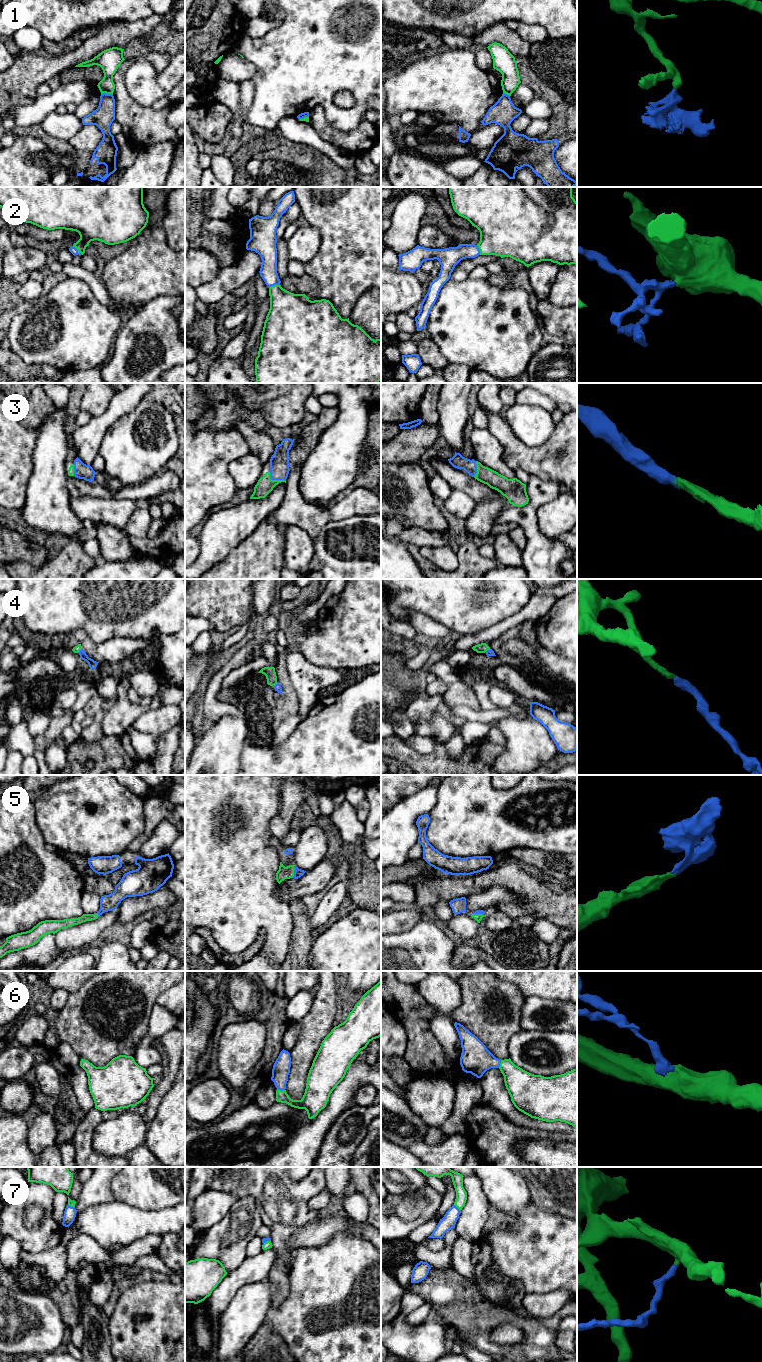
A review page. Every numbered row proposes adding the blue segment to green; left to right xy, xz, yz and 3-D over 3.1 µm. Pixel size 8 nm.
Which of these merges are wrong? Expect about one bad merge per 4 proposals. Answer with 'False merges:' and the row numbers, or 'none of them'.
False merges: 1

